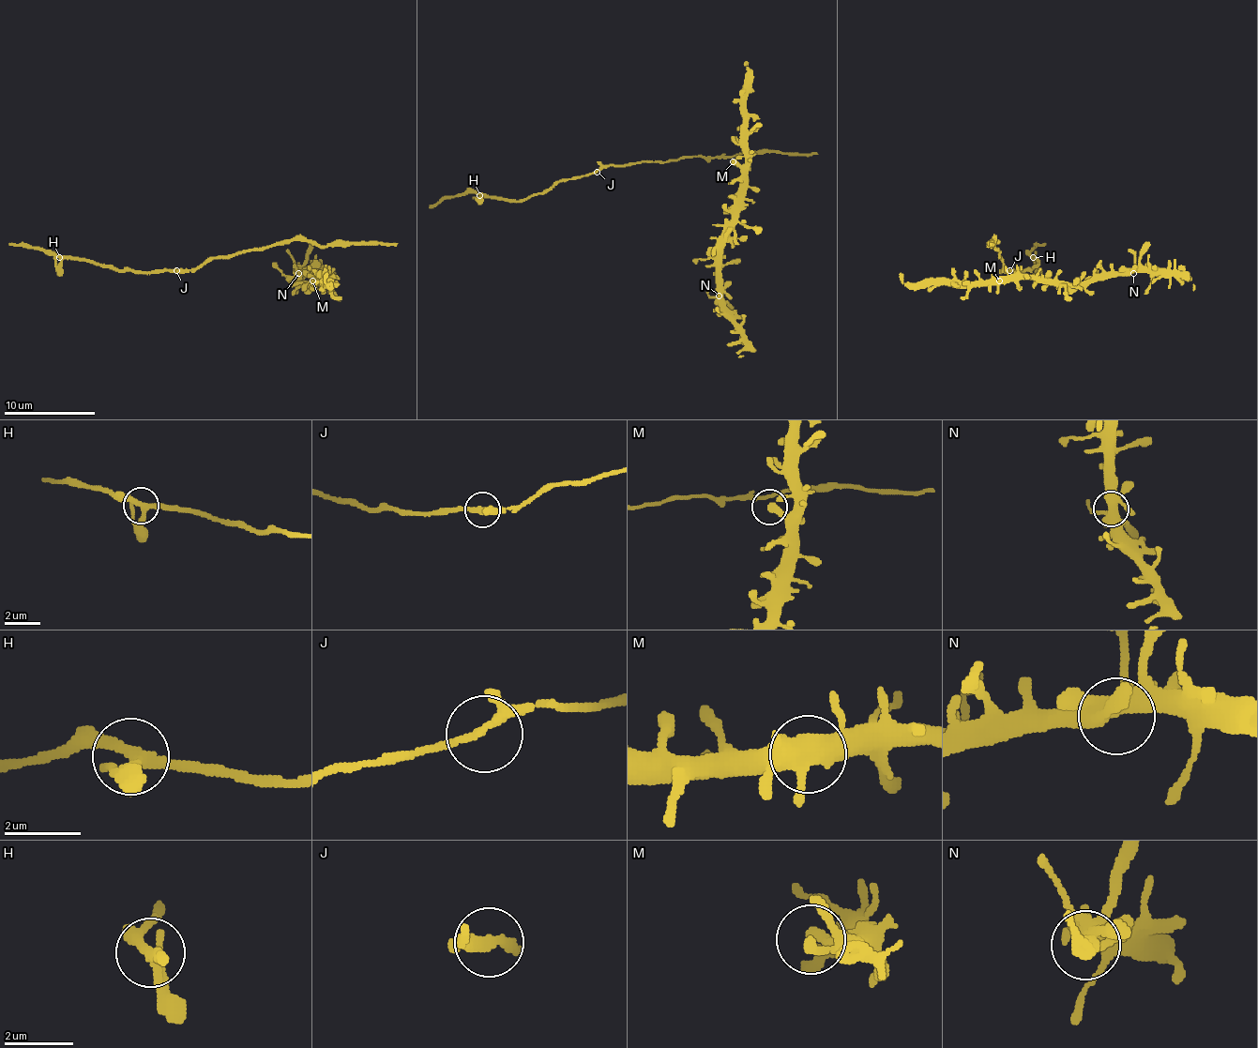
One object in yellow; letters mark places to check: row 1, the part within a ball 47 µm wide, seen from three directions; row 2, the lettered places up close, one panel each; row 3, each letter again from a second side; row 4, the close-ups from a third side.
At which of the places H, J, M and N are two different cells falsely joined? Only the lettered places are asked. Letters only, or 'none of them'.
none of them

